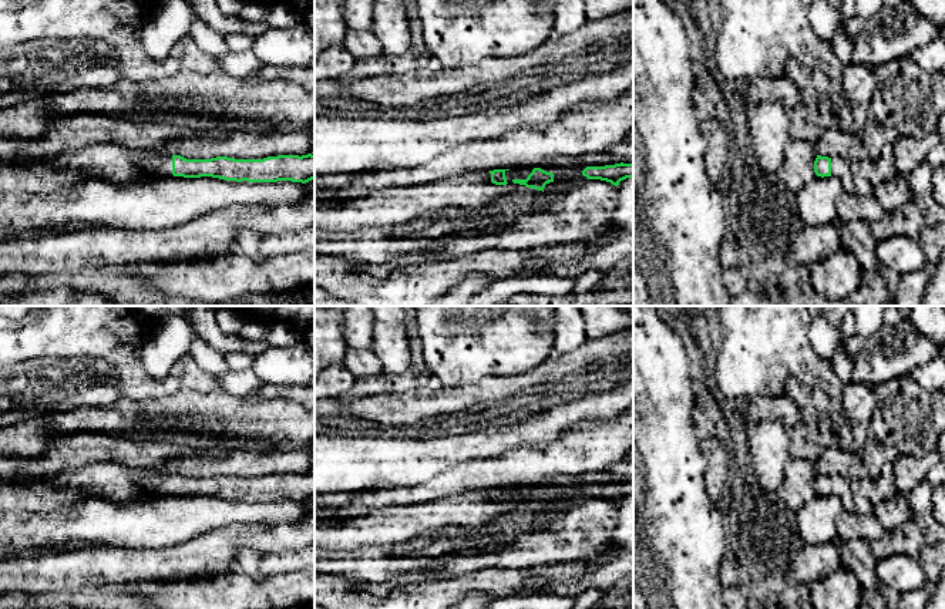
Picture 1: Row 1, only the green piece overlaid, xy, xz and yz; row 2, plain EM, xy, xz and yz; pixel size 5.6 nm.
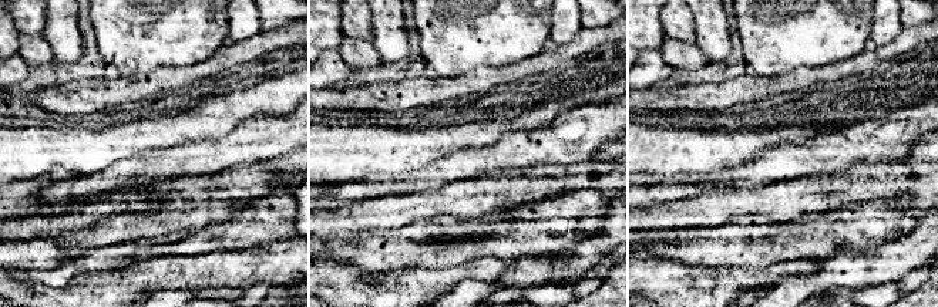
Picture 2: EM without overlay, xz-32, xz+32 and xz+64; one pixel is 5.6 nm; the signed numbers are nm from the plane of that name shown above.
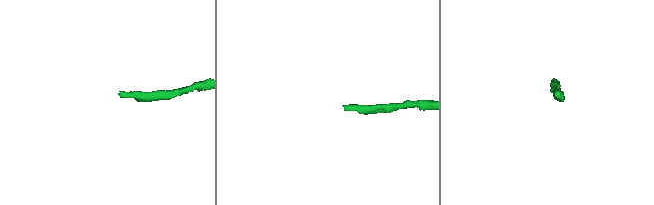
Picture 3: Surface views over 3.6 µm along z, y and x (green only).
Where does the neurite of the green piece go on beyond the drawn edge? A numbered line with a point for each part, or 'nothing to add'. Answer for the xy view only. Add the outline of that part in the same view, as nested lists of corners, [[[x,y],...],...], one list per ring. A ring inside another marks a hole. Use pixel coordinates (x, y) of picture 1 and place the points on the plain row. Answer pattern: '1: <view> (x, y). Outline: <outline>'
1: xy (154, 483). Outline: [[[149,472],[142,475],[138,485],[149,494],[168,497],[172,494],[172,475],[161,472]]]

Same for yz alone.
1: yz (853, 501). Outline: [[[841,475],[831,477],[831,495],[843,501],[844,509],[852,514],[870,514],[874,505],[857,489],[857,487]]]

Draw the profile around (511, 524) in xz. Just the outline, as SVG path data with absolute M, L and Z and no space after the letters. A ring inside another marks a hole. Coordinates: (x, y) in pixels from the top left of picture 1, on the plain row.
M528 507L525 511L505 512L487 525L475 528L477 535L465 541L448 536L444 531L435 531L437 536L413 554L423 558L437 558L458 554L465 549L478 549L492 545L497 538L511 538L538 531L542 526L545 511Z

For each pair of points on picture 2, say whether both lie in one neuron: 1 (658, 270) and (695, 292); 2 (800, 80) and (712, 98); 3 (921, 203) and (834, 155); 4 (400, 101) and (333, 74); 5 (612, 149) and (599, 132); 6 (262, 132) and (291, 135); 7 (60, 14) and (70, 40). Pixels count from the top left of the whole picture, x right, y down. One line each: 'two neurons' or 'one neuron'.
1: one neuron
2: one neuron
3: two neurons
4: two neurons
5: two neurons
6: one neuron
7: one neuron

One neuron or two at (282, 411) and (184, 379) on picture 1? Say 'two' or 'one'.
two

